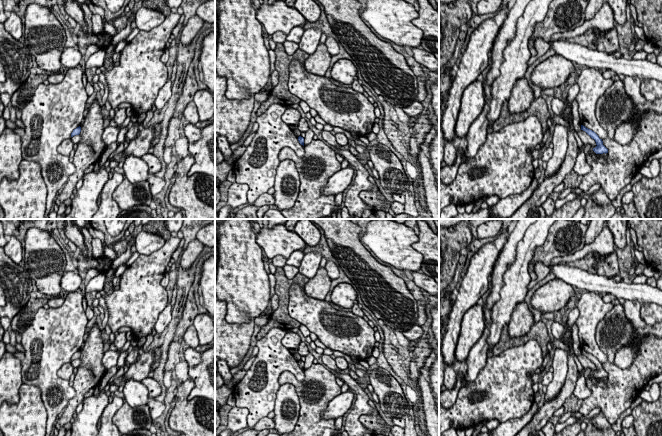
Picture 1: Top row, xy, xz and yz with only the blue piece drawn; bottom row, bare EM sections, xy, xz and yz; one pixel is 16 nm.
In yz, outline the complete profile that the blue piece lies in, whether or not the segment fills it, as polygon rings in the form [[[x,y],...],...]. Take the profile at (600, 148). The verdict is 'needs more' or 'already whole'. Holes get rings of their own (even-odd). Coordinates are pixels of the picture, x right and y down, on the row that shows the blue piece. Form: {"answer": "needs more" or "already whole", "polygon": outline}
{"answer": "already whole", "polygon": [[[581,125],[581,130],[585,131],[592,139],[595,140],[597,146],[593,148],[593,151],[596,154],[608,153],[608,149],[603,145],[602,139],[600,139],[599,136],[594,131],[586,128],[583,125]]]}

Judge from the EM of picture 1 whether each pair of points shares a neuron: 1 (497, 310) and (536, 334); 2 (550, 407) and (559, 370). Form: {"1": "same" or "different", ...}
{"1": "different", "2": "different"}

